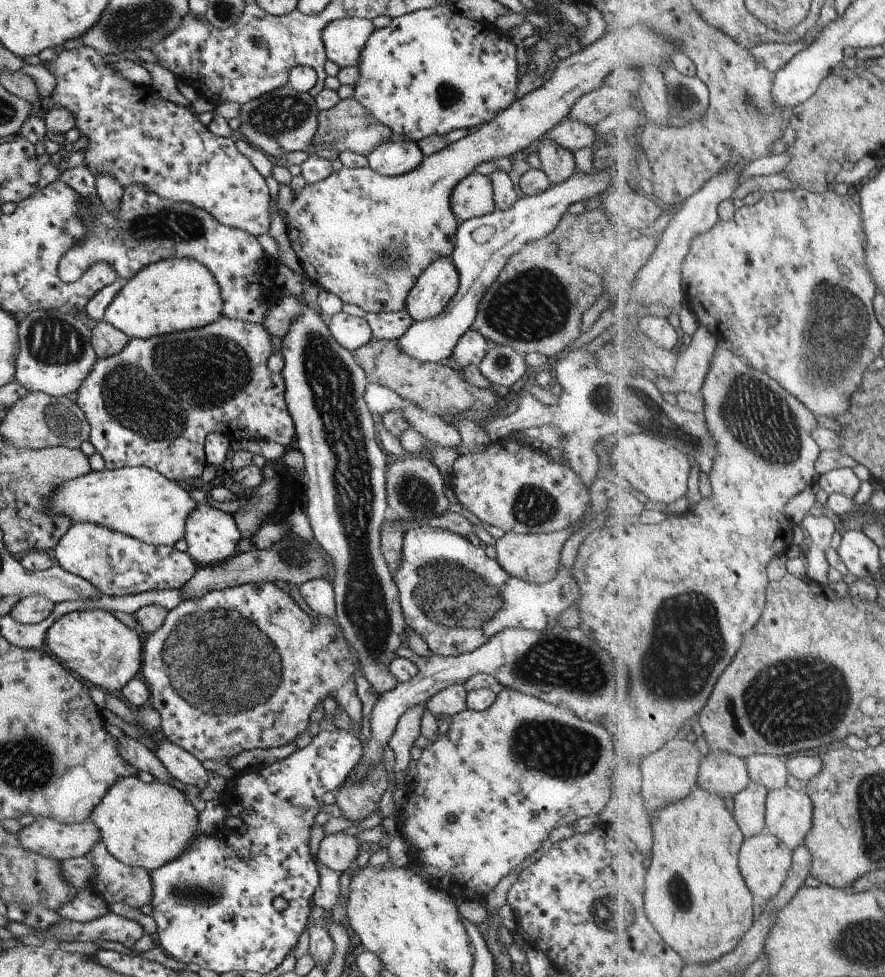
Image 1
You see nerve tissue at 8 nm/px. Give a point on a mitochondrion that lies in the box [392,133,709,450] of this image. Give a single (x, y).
(533, 306)

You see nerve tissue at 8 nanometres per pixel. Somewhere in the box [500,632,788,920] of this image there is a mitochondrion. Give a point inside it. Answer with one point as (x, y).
(679, 895)

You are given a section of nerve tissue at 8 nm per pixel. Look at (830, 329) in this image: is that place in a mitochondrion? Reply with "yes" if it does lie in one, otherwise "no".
yes

